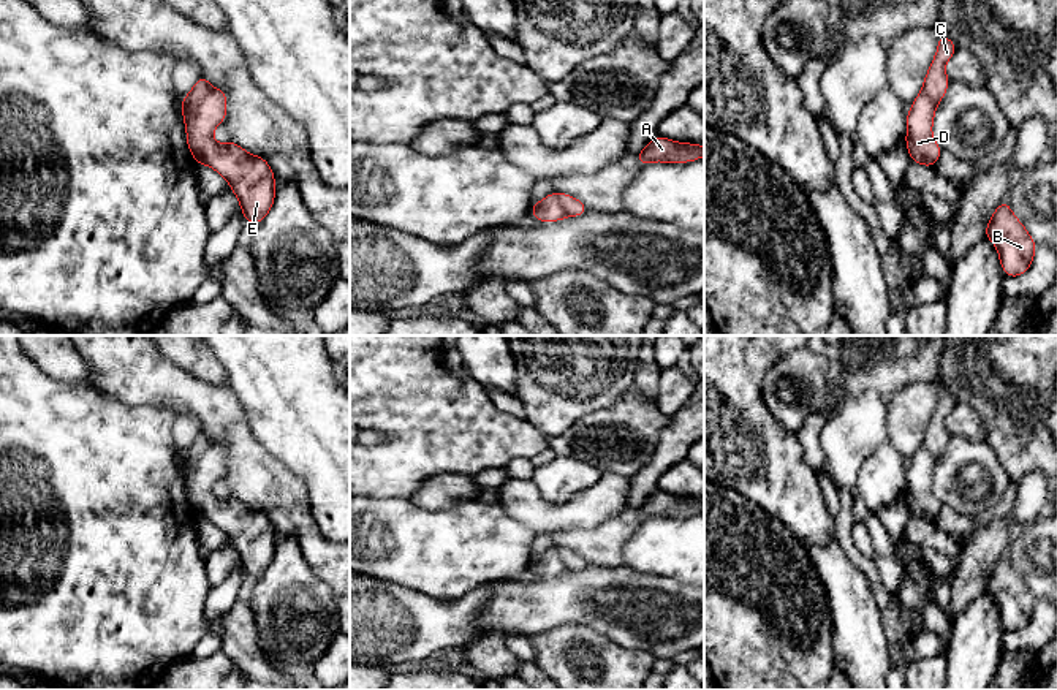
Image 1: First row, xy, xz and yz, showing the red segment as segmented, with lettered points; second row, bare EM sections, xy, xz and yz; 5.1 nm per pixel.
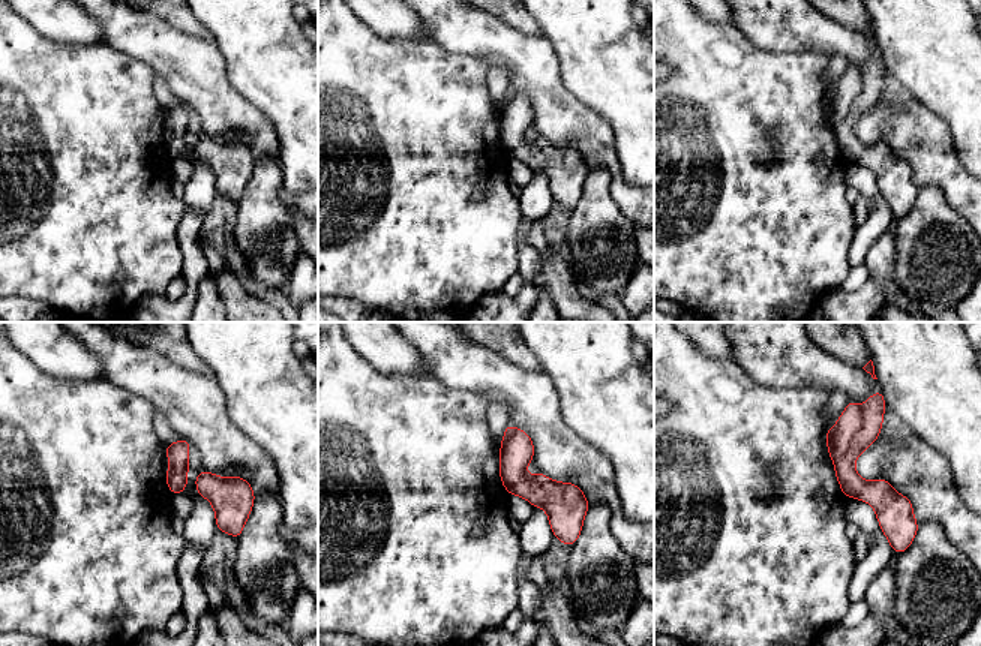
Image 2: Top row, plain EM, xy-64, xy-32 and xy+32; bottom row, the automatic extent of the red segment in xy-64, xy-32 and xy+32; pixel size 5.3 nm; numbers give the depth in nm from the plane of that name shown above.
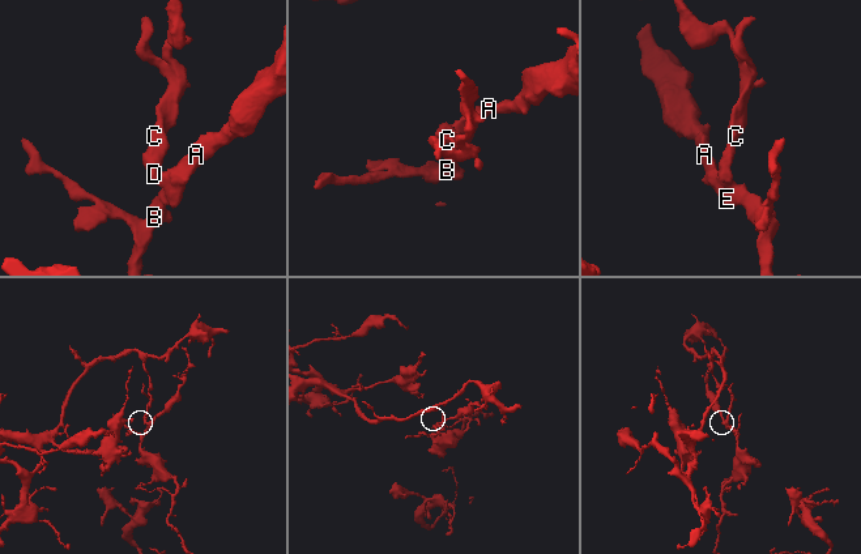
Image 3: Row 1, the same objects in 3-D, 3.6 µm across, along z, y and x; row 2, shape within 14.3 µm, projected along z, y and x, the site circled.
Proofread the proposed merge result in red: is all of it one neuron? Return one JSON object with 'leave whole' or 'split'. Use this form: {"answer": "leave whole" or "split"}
{"answer": "split"}

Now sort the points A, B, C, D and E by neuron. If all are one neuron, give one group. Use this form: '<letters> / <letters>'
A B D E / C

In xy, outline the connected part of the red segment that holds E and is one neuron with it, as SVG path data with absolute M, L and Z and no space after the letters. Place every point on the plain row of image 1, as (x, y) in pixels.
M214 443L191 473L185 475L187 499L198 519L218 525L237 551L247 576L260 579L274 559L275 535L267 516L236 497L218 500L212 487L226 475L226 448Z

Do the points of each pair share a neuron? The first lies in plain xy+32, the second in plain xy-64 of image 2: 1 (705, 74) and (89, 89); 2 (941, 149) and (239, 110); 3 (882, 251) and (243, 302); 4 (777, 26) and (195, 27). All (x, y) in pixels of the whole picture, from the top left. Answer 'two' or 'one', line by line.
1: one
2: one
3: one
4: two

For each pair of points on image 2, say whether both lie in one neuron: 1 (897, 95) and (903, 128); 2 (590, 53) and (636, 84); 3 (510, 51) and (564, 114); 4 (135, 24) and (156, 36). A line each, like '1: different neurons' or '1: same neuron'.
1: same neuron
2: same neuron
3: same neuron
4: same neuron

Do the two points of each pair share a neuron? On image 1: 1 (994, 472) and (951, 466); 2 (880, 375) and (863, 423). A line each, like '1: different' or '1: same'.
1: same
2: different

